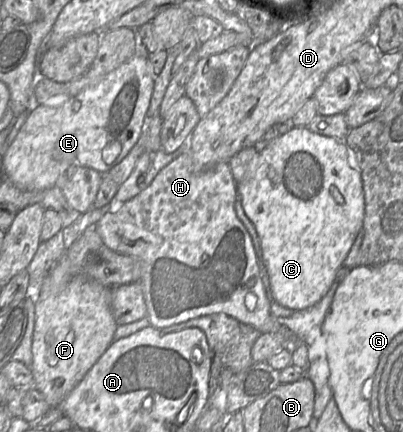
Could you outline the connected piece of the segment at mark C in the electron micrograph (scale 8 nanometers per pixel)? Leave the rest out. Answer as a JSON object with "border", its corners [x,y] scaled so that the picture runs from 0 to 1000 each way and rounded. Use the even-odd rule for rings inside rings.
{"border":[[[727,294],[643,350],[630,410],[588,424],[588,447],[645,556],[670,692],[730,720],[789,701],[901,525],[896,400],[868,384],[856,326]]]}

